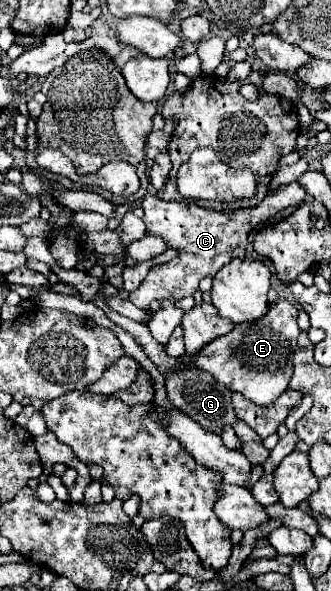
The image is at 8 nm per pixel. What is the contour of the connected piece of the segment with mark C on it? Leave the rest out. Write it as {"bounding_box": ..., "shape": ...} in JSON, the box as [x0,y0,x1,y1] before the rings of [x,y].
{"bounding_box":[131,181,303,309],"shape":[[[293,181],[287,185],[279,185],[273,193],[267,193],[267,197],[253,209],[223,215],[217,211],[203,209],[195,203],[163,201],[157,195],[145,195],[141,207],[145,211],[143,221],[147,225],[147,233],[153,237],[161,237],[167,243],[167,249],[175,249],[177,255],[163,265],[151,267],[149,275],[143,279],[139,289],[131,293],[131,301],[137,307],[147,309],[149,303],[155,299],[183,299],[187,295],[195,295],[203,277],[213,277],[219,271],[219,267],[229,263],[233,257],[245,257],[247,237],[259,223],[265,223],[277,217],[281,211],[303,203],[303,199],[303,187],[299,187],[299,183]]]}

